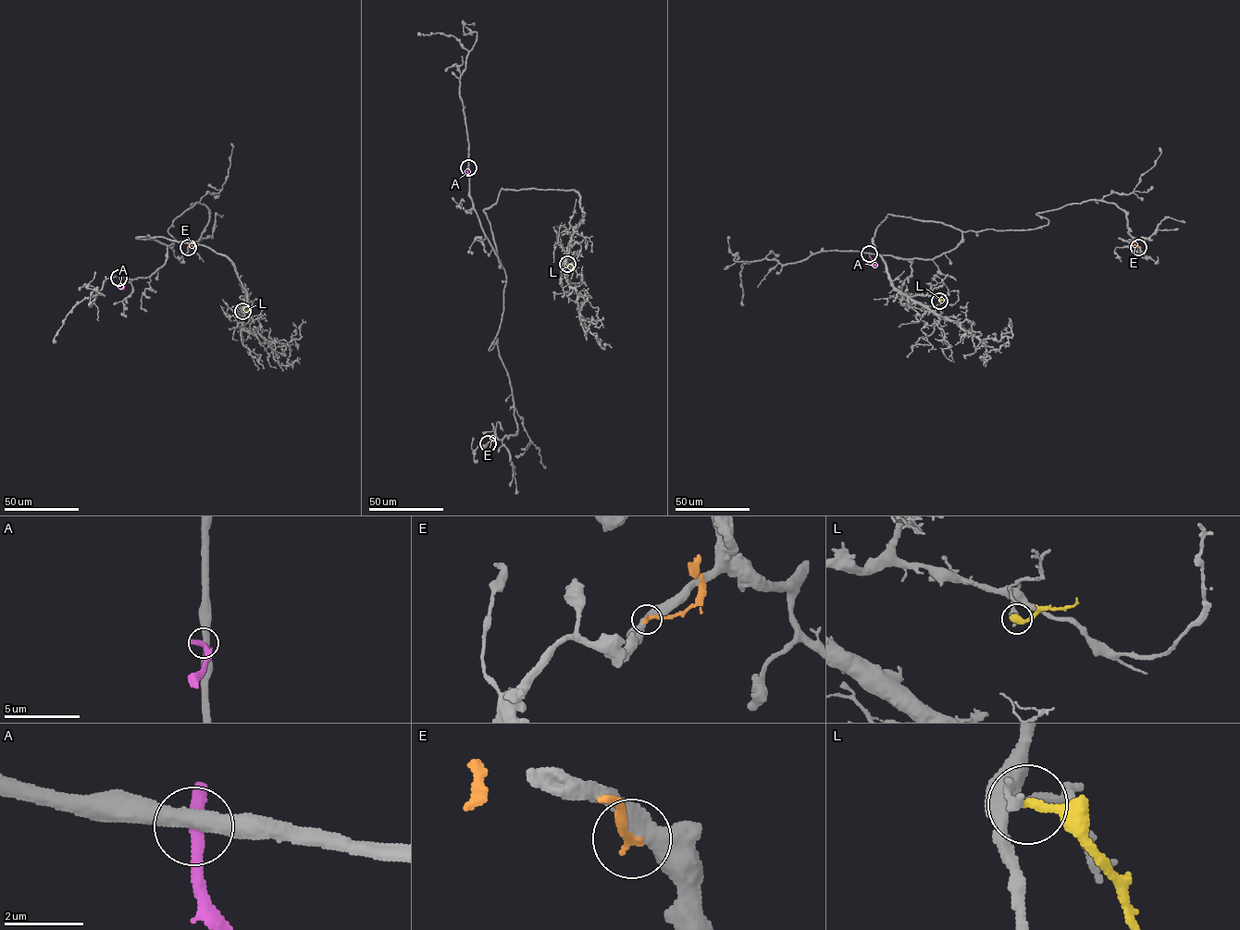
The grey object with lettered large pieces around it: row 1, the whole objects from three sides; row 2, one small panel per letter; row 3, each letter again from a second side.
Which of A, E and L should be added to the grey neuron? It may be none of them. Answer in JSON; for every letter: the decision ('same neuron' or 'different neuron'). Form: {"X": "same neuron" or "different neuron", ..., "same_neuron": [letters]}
{"A": "different neuron", "E": "different neuron", "L": "different neuron", "same_neuron": []}

